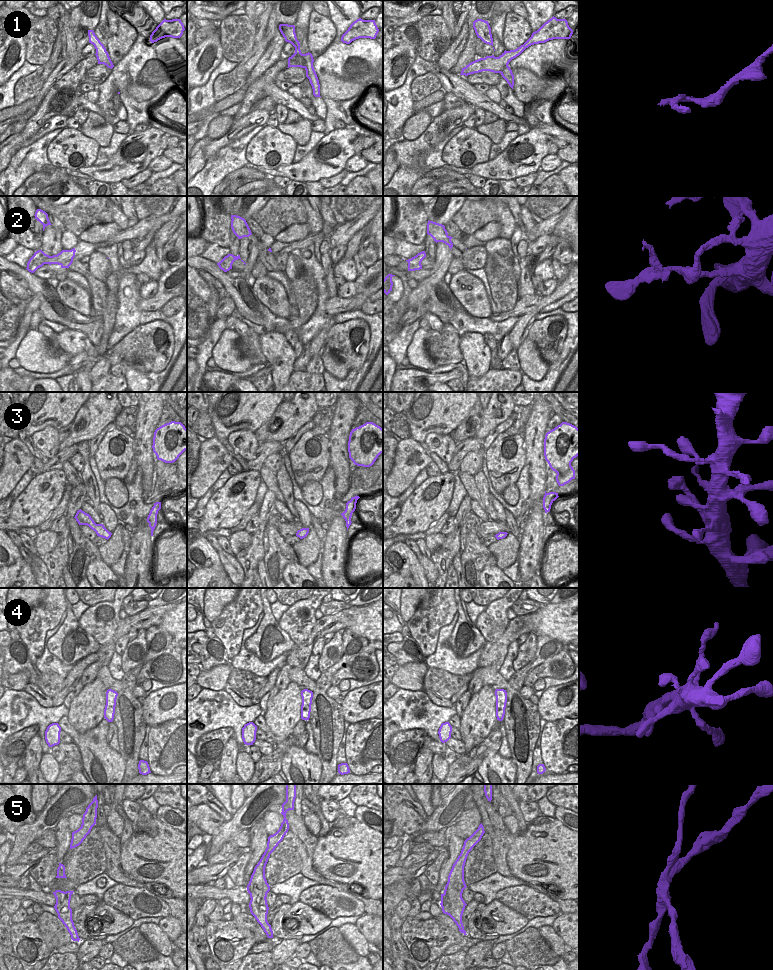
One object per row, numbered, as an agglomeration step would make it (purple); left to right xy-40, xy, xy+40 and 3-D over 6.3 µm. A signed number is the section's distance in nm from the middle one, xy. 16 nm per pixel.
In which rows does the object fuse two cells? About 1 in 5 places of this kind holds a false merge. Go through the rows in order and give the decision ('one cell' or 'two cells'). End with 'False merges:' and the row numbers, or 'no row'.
1: two cells
2: one cell
3: two cells
4: one cell
5: two cells
False merges: 1, 3, 5

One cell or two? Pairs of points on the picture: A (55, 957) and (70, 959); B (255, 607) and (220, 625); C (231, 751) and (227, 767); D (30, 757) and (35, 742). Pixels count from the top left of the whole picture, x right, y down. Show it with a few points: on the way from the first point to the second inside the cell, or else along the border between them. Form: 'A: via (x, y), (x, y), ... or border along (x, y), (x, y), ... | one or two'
A: via (59, 959), (66, 959) | one
B: via (246, 608), (229, 624) | one
C: via (230, 755), (228, 763) | one
D: via (34, 755), (35, 746) | one

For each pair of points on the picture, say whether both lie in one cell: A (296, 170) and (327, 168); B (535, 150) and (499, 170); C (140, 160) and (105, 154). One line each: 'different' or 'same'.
A: same
B: same
C: different

